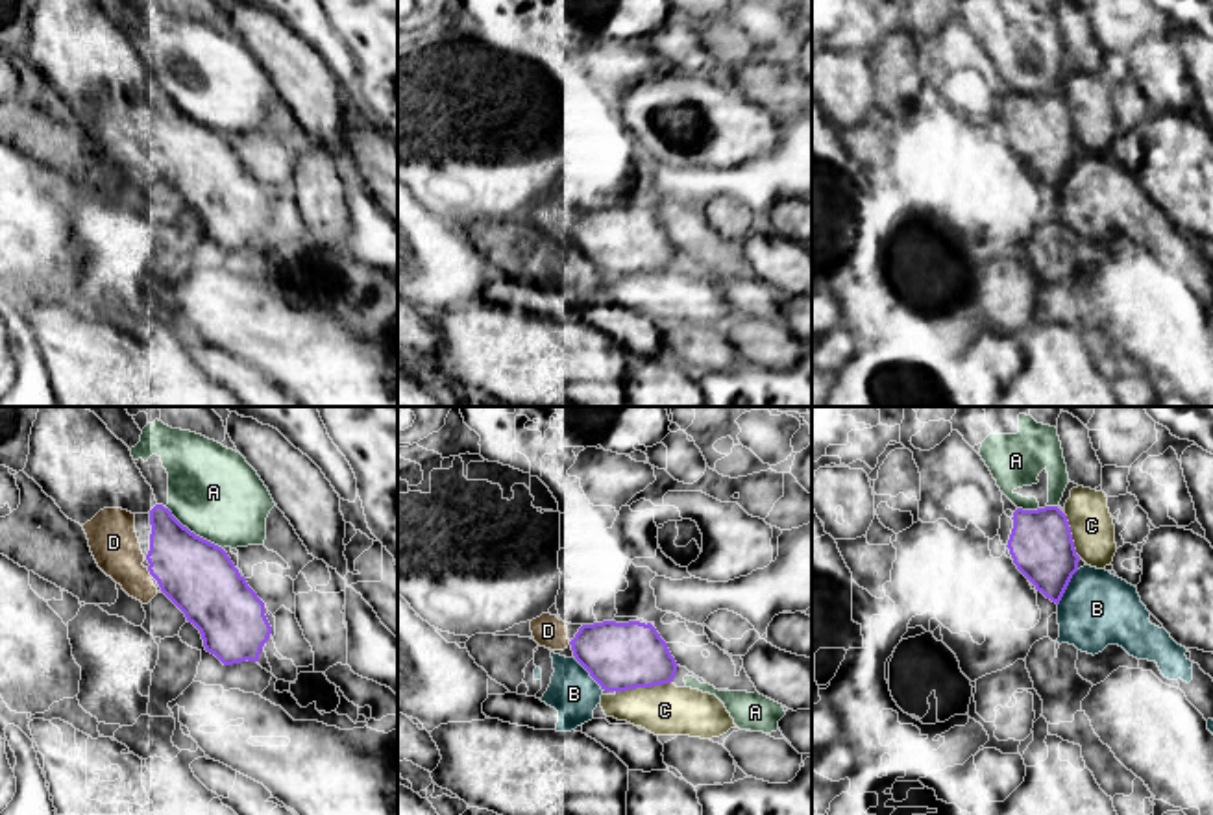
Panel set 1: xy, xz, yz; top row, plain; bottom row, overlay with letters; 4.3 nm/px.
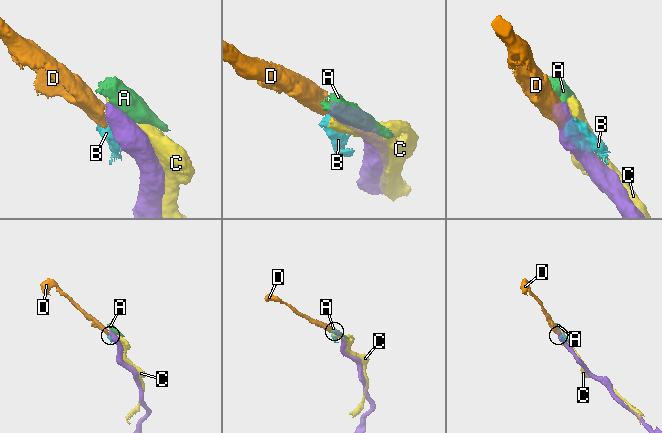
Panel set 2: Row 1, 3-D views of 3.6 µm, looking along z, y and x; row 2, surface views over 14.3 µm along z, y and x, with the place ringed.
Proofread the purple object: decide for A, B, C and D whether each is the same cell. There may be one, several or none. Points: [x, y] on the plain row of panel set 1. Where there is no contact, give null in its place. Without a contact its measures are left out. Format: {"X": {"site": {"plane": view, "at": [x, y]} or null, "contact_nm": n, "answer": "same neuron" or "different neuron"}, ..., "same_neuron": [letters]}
{"A": {"site": {"plane": "xy", "at": [193, 119]}, "contact_nm": 320, "answer": "different neuron"}, "B": {"site": {"plane": "yz", "at": [1065, 174]}, "contact_nm": 180, "answer": "different neuron"}, "C": {"site": {"plane": "xz", "at": [644, 272]}, "contact_nm": 260, "answer": "different neuron"}, "D": {"site": {"plane": "xy", "at": [148, 156]}, "contact_nm": 50, "answer": "same neuron"}, "same_neuron": ["D"]}

